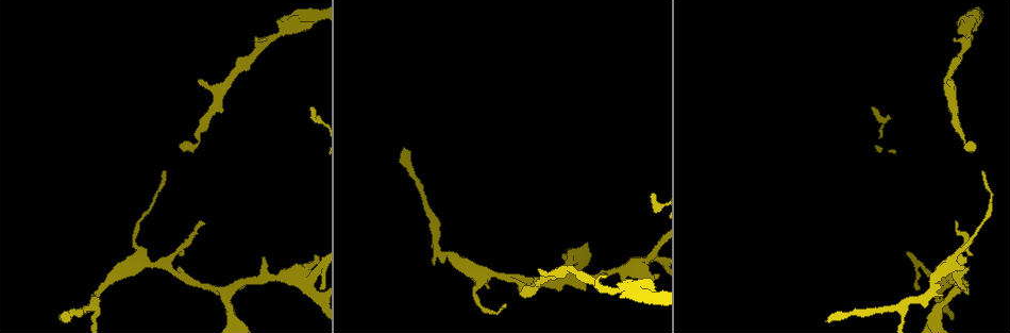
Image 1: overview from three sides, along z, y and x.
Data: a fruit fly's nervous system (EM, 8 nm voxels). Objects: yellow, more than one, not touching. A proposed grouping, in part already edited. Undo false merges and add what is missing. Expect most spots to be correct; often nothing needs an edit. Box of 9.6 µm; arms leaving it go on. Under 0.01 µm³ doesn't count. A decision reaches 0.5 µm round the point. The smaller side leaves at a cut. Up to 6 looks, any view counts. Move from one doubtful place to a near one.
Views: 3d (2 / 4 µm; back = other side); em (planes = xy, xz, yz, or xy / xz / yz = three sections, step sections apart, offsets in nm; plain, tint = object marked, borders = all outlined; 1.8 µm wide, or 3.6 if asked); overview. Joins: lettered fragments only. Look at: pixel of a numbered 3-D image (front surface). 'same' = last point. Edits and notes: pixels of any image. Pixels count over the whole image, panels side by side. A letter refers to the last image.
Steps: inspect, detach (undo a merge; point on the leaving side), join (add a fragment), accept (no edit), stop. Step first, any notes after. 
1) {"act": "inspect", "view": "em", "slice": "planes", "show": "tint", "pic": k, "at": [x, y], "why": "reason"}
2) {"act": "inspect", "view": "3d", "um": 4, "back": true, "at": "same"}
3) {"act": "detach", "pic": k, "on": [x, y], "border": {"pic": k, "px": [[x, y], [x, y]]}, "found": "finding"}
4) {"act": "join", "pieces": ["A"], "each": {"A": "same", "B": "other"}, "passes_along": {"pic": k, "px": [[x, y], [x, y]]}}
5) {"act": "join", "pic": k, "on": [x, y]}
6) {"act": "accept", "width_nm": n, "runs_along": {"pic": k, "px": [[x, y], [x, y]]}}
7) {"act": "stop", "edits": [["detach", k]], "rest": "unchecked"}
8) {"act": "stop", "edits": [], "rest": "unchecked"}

{"act": "inspect", "view": "3d", "um": 4, "back": true, "pic": 1, "at": [538, 268], "why": "branch stops here"}

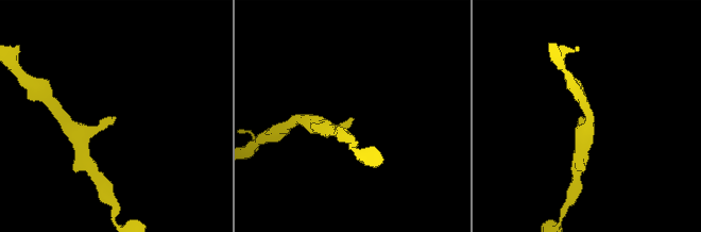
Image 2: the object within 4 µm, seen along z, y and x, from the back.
{"act": "inspect", "view": "em", "slice": "planes", "show": "borders", "pic": 2, "at": [352, 121]}

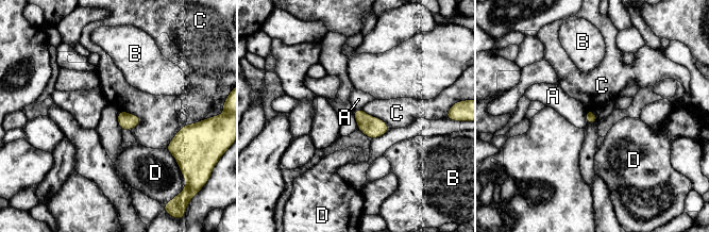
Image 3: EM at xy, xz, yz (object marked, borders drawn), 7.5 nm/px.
{"act": "accept", "each": {"A": "other", "B": "other", "C": "other", "D": "other"}, "border": {"pic": 3, "px": [[585, 112], [587, 122]]}, "found": "none of them fits"}

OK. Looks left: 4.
{"act": "inspect", "view": "em", "um": 3.6, "slice": "planes", "show": "borders", "pic": 1, "at": [180, 144], "why": "free end"}

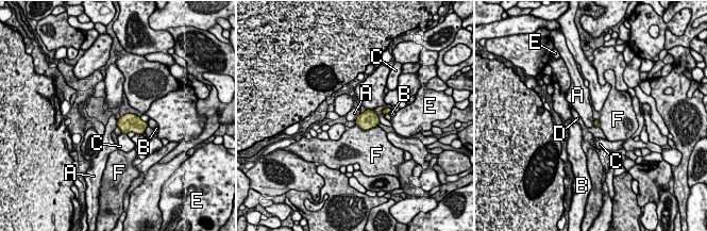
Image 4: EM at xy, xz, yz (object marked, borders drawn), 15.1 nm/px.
{"act": "accept", "each": {"A": "other", "B": "other", "C": "other", "D": "other", "E": "other", "F": "other"}, "border": {"pic": 4, "px": [[118, 119], [116, 126]]}, "found": "none of them fits"}

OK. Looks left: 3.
{"act": "inspect", "view": "em", "slice": "xy", "step": 4, "show": "borders", "pic": 1, "at": [907, 300], "why": "two arms in line, one across"}

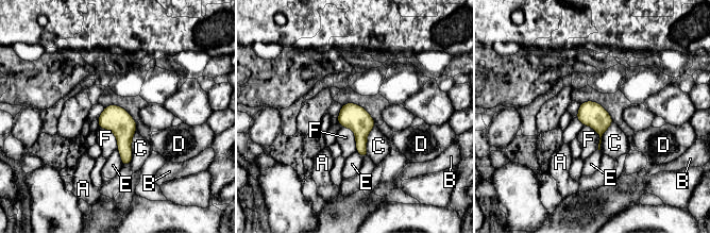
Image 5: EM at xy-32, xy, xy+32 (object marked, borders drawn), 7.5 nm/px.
{"act": "accept", "each": {"A": "other", "B": "other", "C": "other", "D": "other", "E": "other", "F": "other"}, "found": "all the same neuron"}

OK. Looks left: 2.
{"act": "stop", "edits": [], "rest": "unchecked"}

